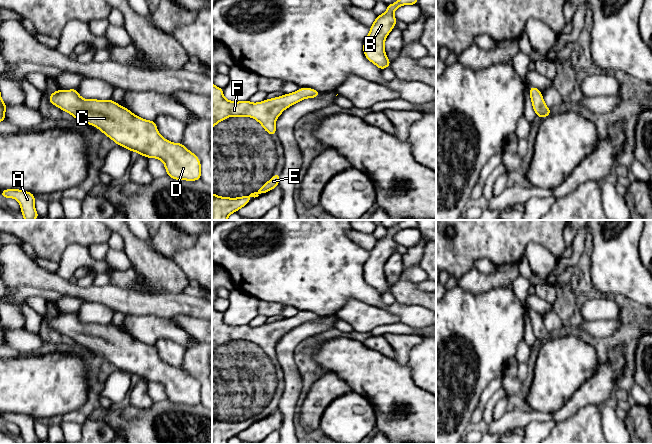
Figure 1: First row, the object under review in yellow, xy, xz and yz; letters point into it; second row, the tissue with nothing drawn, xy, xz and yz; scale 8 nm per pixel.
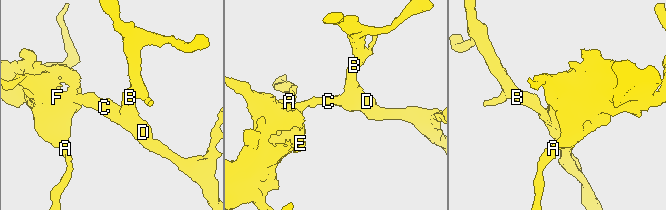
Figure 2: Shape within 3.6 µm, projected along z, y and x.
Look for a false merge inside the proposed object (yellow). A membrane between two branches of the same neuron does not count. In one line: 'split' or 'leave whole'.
leave whole

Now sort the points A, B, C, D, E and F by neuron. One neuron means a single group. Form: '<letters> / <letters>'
A B C D E F

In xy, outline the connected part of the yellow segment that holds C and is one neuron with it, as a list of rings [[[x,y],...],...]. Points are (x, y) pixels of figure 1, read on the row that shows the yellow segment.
[[[77,88],[72,90],[56,90],[49,96],[48,100],[59,109],[68,112],[75,119],[96,127],[117,145],[131,152],[137,152],[148,159],[157,158],[161,160],[169,177],[175,180],[186,181],[197,181],[201,179],[201,162],[199,158],[182,143],[173,143],[162,137],[155,121],[140,118],[112,99],[83,99],[79,95]]]

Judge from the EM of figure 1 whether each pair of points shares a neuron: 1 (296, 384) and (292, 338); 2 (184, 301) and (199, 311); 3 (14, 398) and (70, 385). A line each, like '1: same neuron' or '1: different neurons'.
1: same neuron
2: same neuron
3: same neuron

